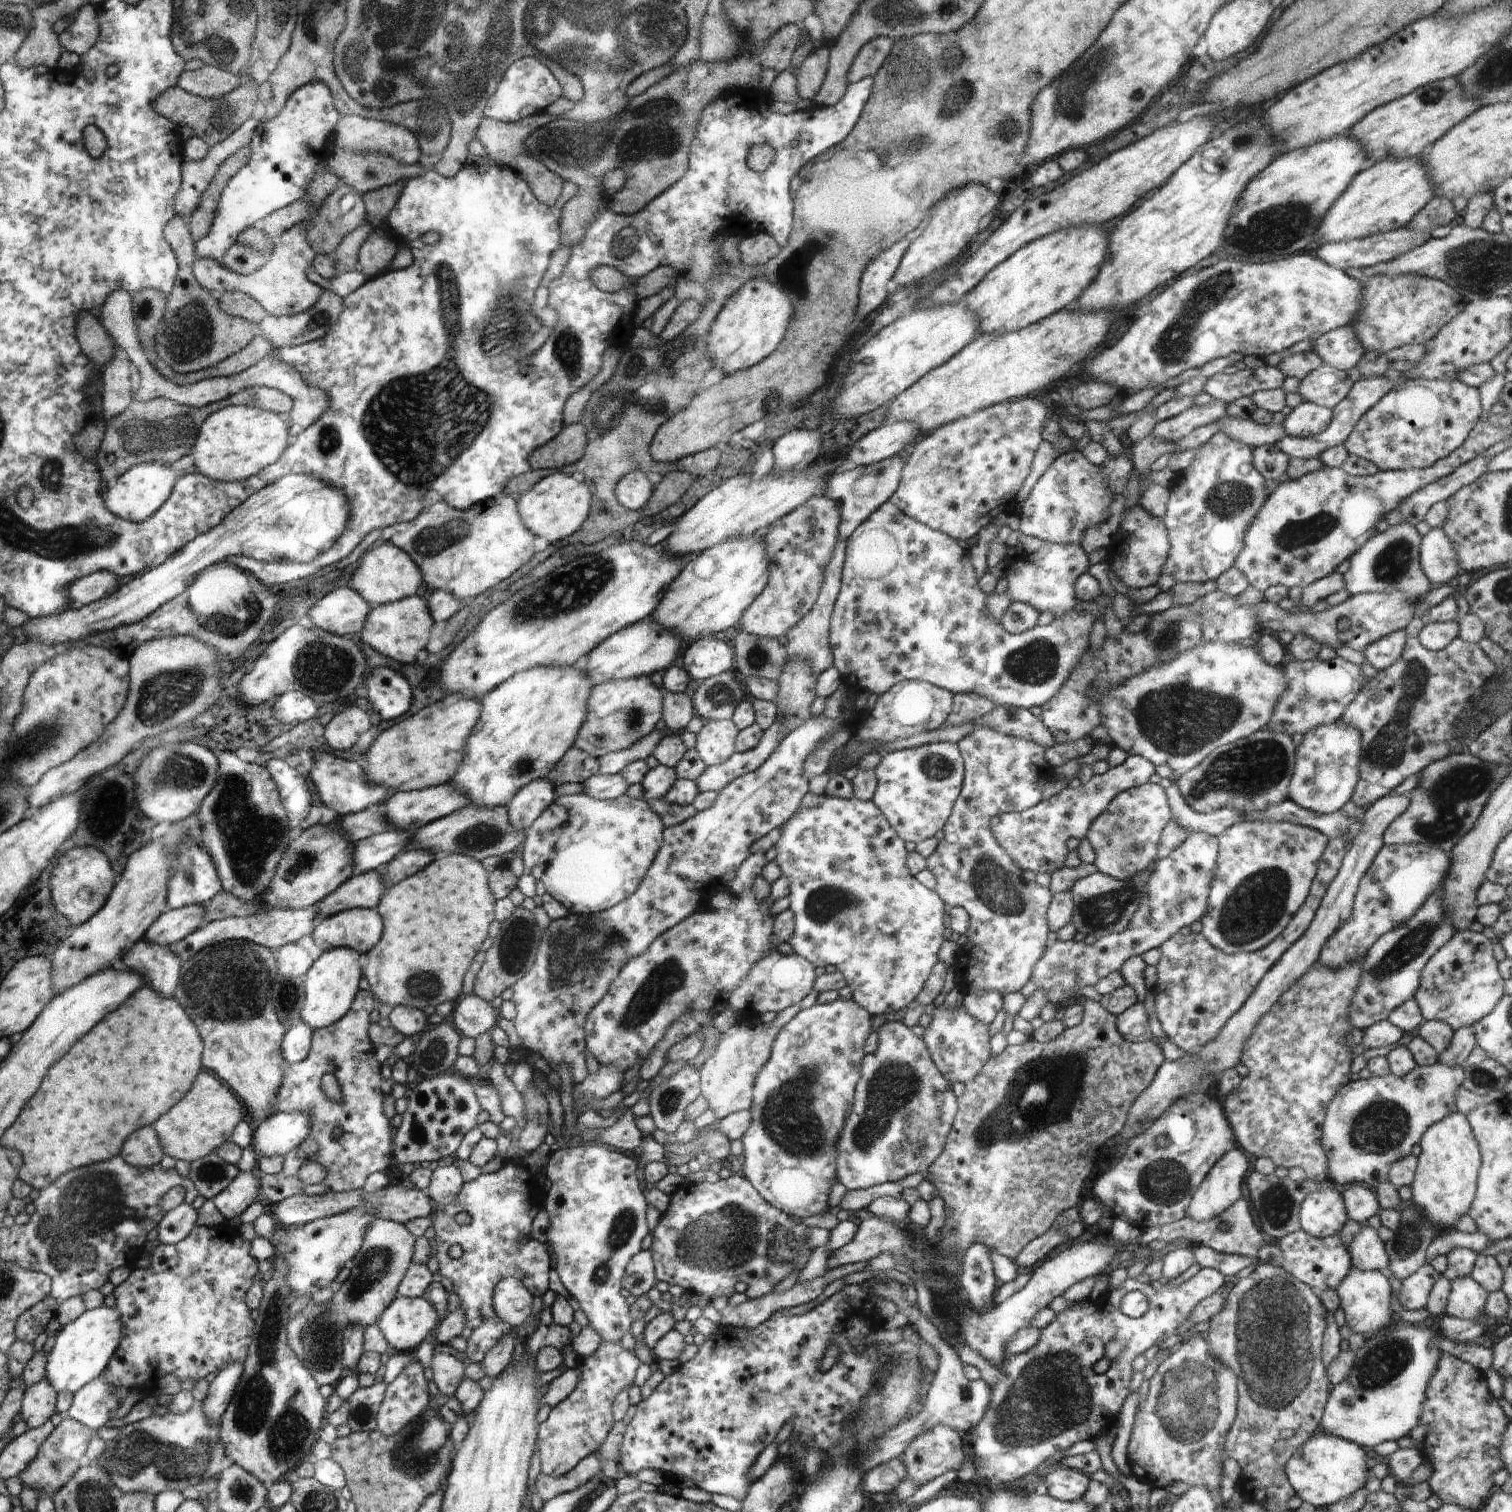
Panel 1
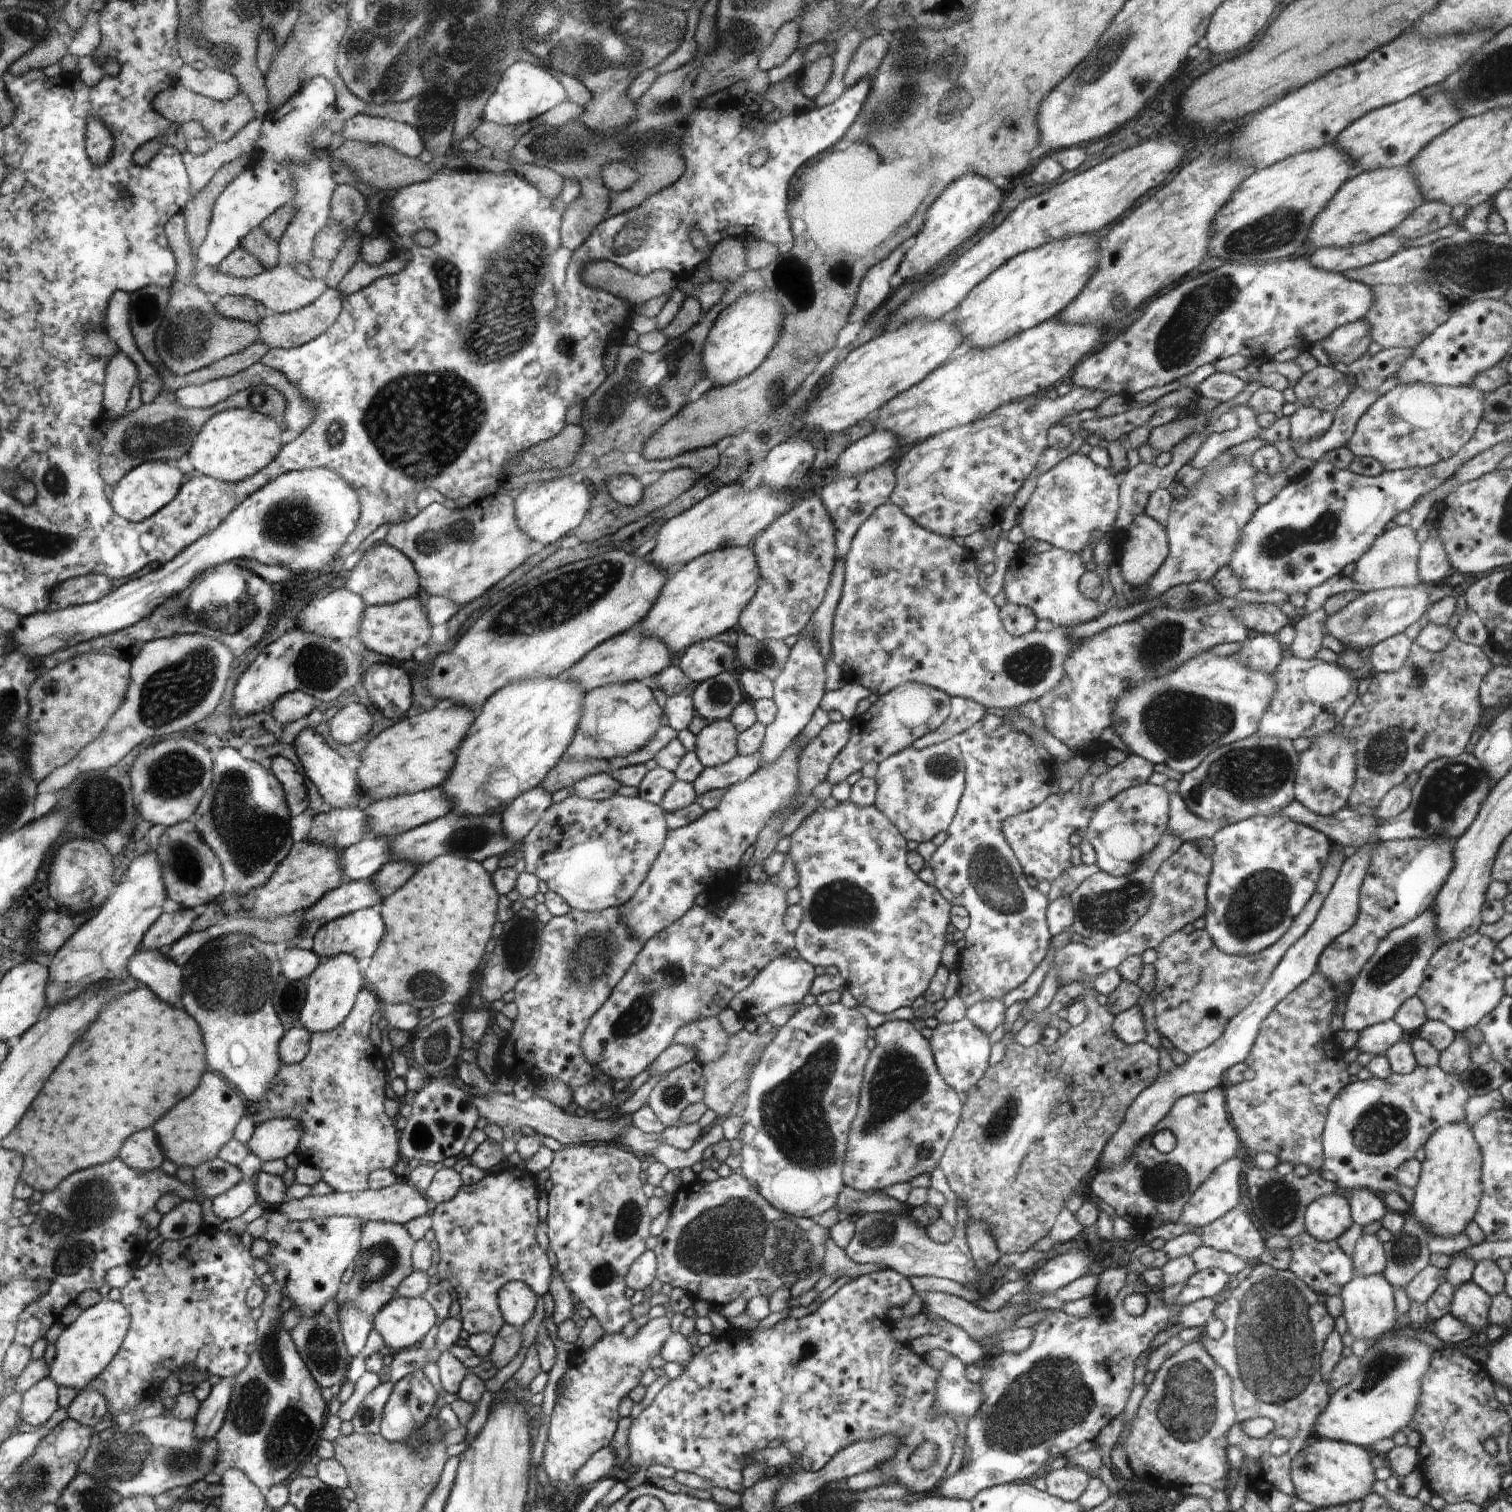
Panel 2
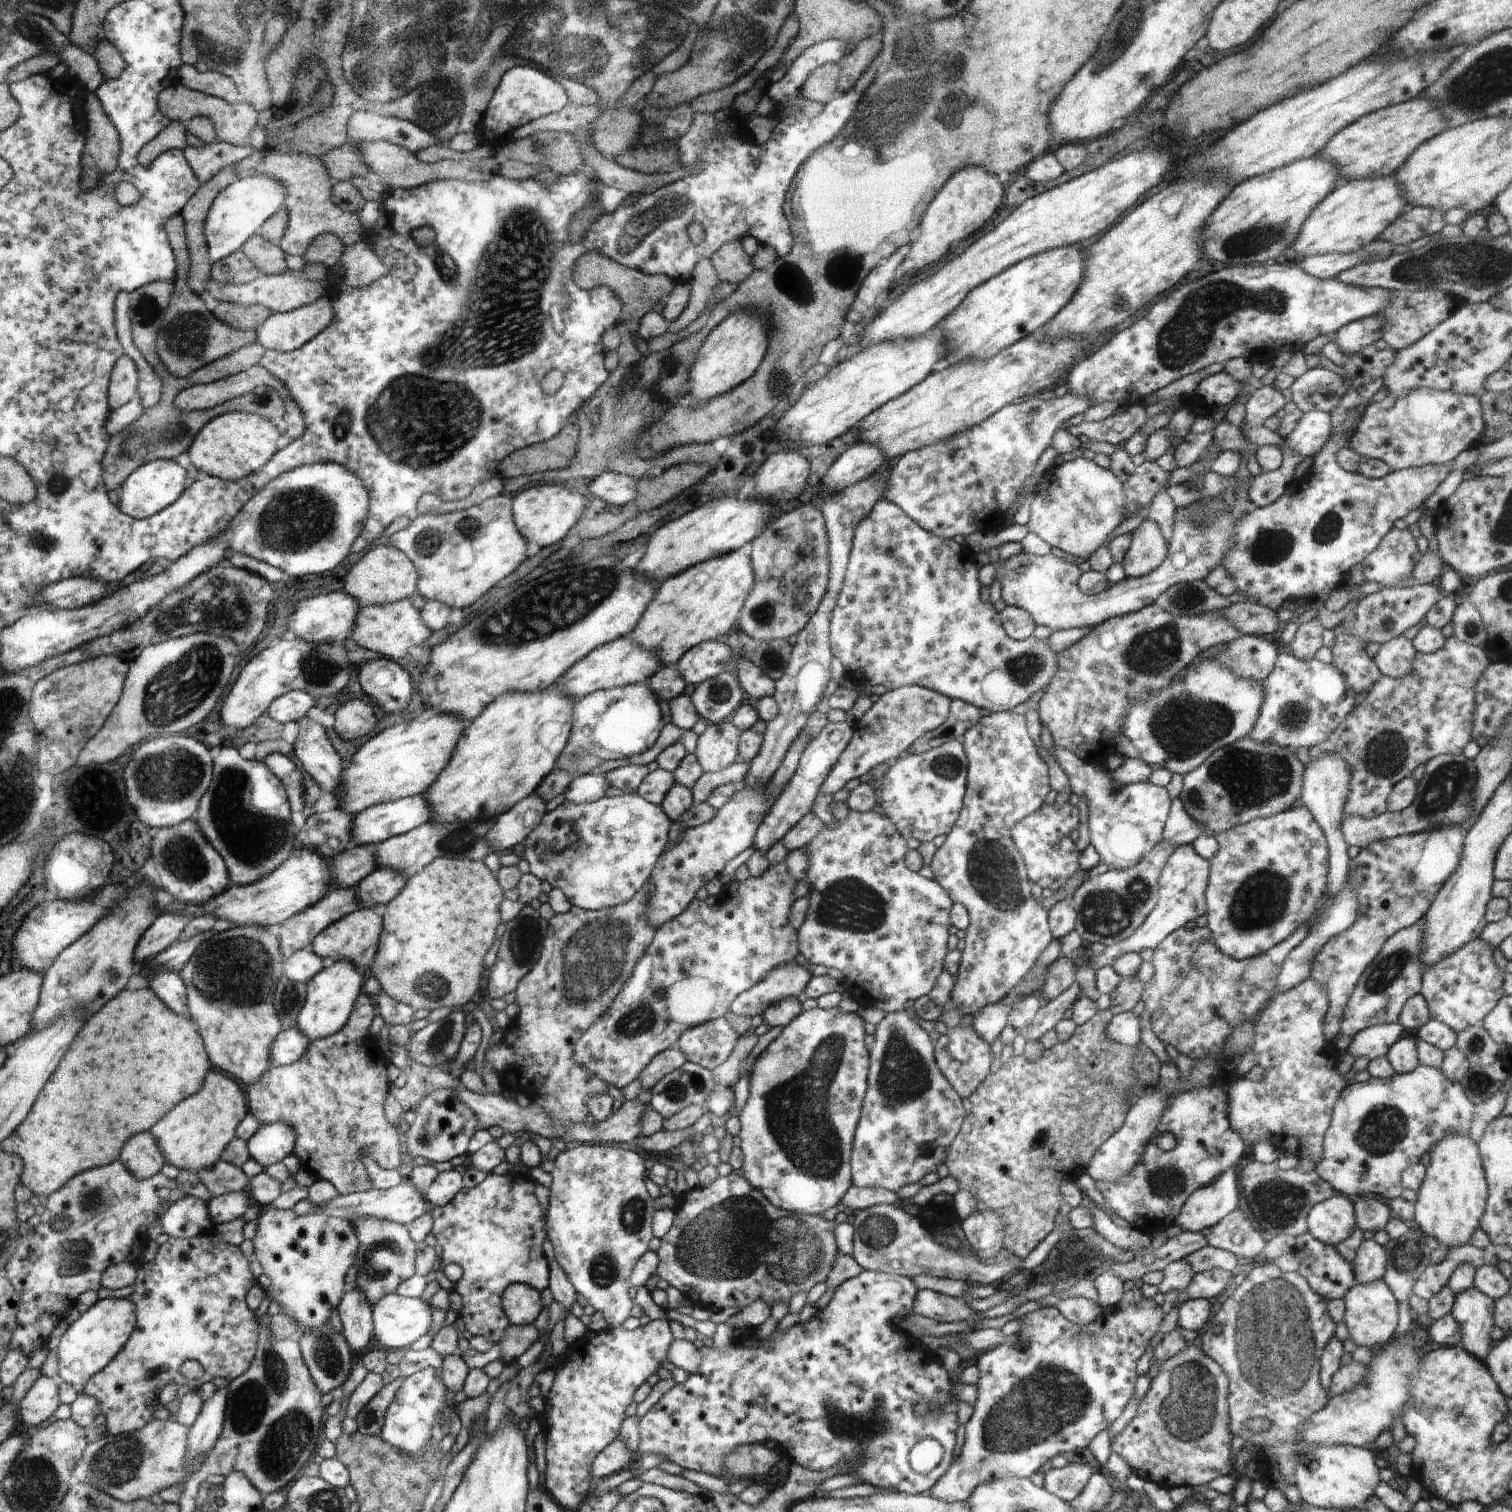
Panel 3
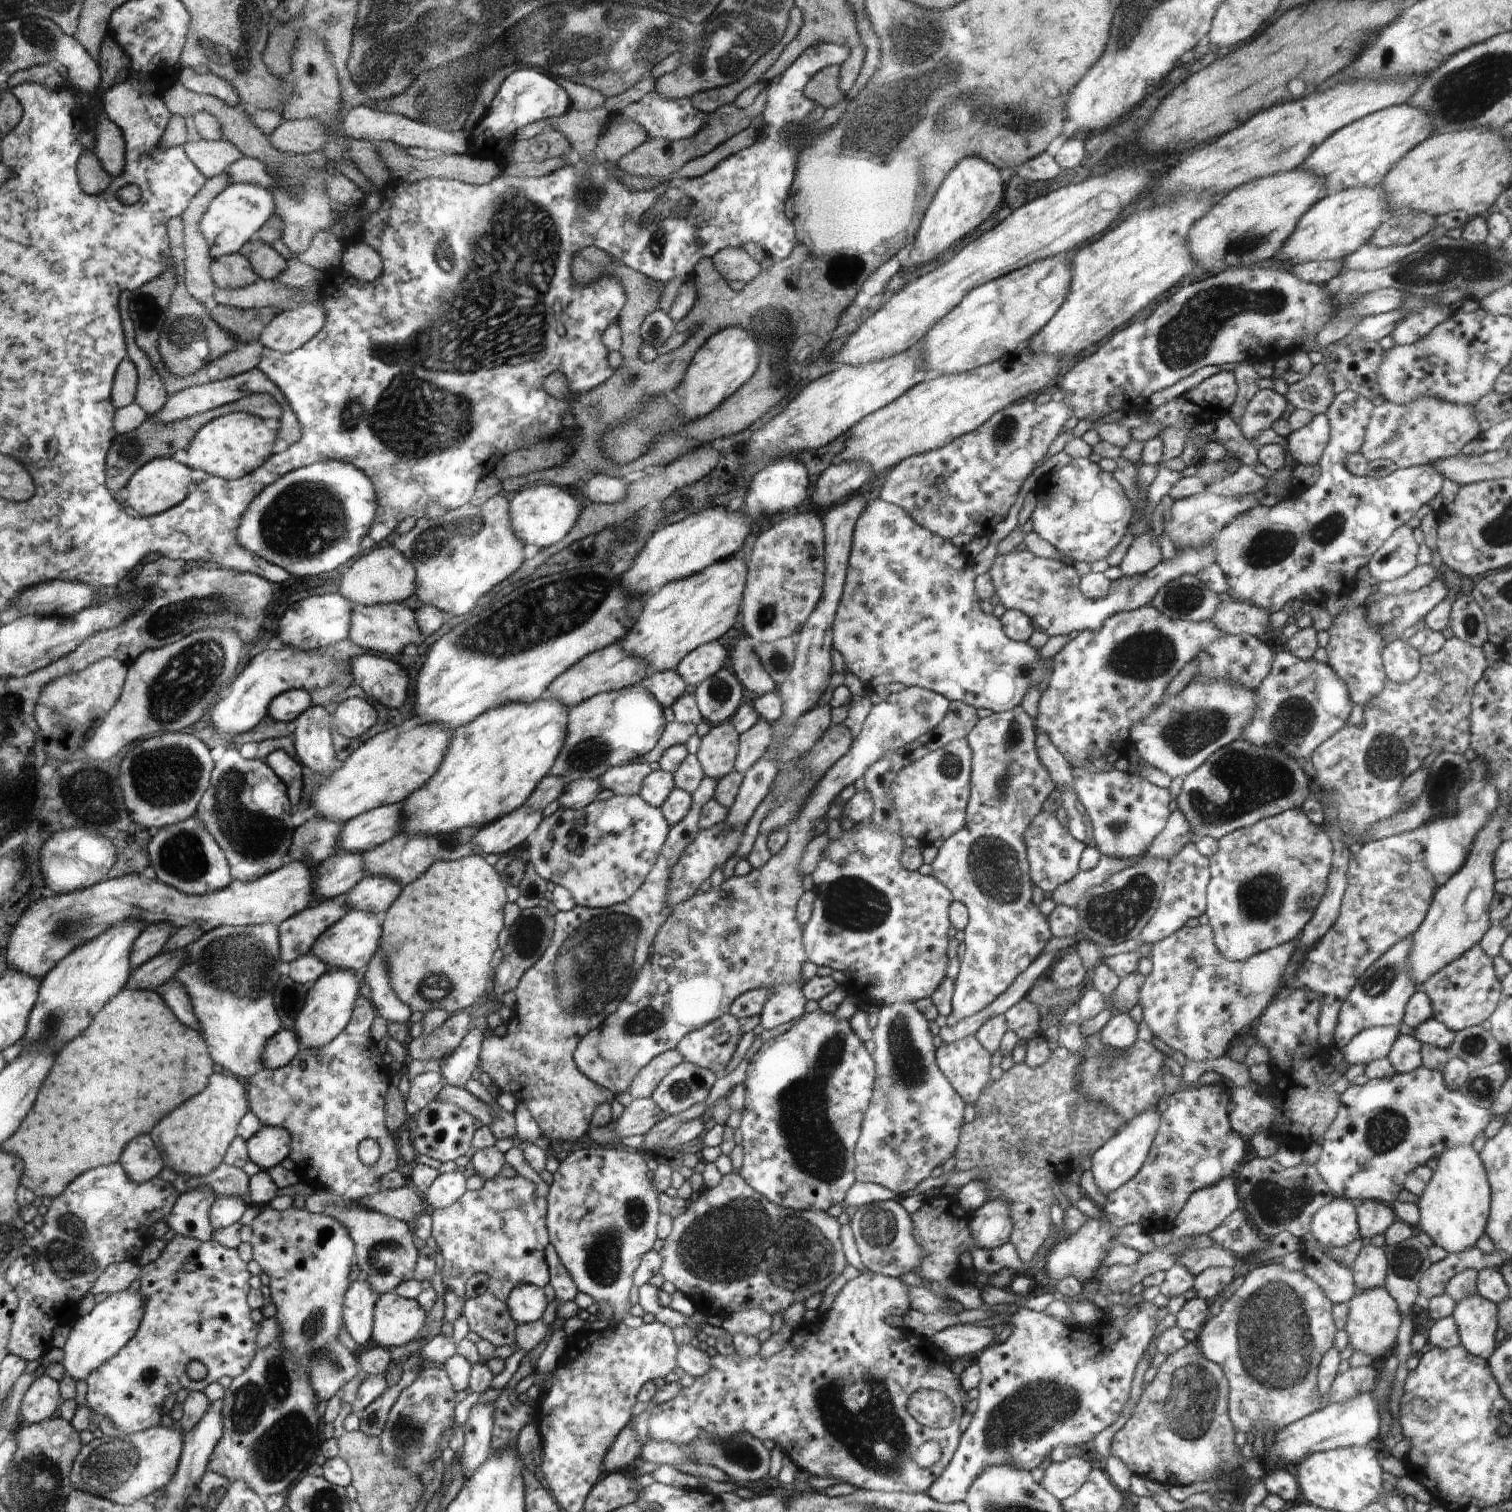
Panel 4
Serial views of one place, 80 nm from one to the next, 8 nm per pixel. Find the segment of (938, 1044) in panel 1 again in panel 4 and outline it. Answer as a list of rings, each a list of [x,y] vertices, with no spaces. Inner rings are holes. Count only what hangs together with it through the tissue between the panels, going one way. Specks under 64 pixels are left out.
[[[968,1035],[953,1043],[944,1043],[935,1050],[935,1059],[952,1088],[966,1104],[975,1104],[982,1094],[982,1089],[989,1083],[991,1054],[977,1041],[975,1035]]]

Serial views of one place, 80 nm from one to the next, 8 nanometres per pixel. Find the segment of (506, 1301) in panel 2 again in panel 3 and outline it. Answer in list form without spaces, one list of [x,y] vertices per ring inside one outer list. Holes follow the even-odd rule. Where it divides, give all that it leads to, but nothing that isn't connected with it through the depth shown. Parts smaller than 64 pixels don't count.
[[[524,1283],[508,1286],[501,1298],[501,1305],[512,1325],[532,1325],[544,1306],[541,1291]]]

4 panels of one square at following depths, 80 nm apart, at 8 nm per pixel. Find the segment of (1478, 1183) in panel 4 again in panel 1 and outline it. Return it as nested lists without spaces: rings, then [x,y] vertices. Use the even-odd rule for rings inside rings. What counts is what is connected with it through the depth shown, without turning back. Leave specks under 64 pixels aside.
[[[1458,1112],[1428,1127],[1419,1143],[1422,1152],[1417,1158],[1417,1169],[1411,1184],[1411,1202],[1440,1230],[1441,1227],[1452,1228],[1462,1216],[1468,1214],[1476,1196],[1481,1165],[1479,1144],[1467,1118]]]

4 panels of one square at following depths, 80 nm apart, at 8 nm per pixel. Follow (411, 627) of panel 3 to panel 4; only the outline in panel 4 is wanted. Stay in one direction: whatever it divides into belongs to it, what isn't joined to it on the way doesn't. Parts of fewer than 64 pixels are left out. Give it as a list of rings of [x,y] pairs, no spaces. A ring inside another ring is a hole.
[[[388,603],[379,605],[352,604],[352,614],[349,620],[349,639],[356,644],[378,652],[378,654],[388,654],[396,656],[402,654],[404,646],[408,644],[422,643],[421,629],[417,625],[416,610],[414,604]]]

